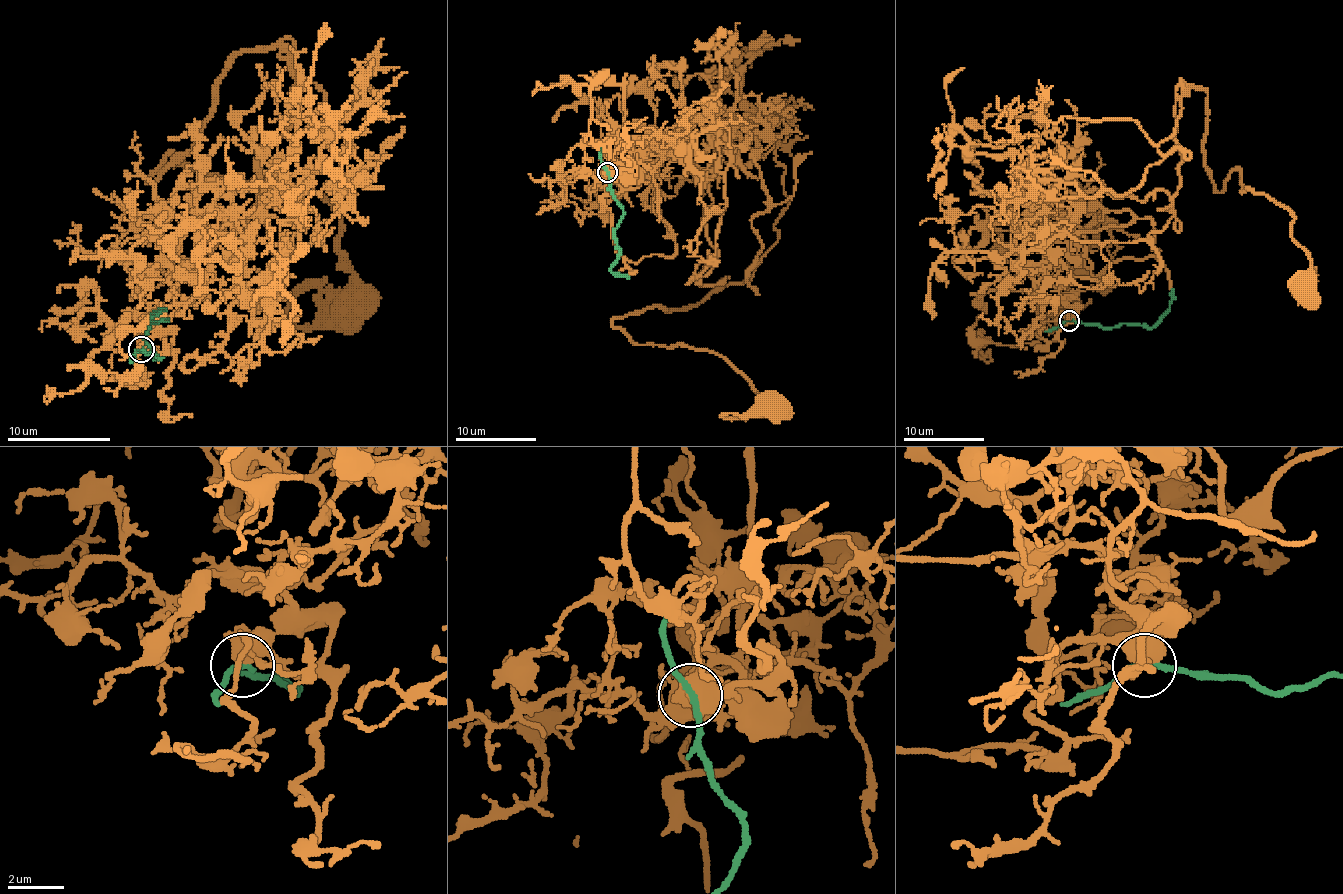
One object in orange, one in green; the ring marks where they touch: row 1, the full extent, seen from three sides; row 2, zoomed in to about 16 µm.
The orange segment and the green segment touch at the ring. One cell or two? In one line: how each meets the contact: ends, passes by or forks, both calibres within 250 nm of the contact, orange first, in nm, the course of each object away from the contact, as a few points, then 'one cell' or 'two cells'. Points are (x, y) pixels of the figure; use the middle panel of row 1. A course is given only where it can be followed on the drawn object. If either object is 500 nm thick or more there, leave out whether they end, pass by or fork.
orange forks | green passes by | 420/190 nm | orange via (607, 172), (693, 148), (713, 168), (697, 282), (727, 278), (613, 320), (721, 355), (767, 403) | green via (607, 172), (611, 194), (623, 210), (623, 218), (615, 230), (619, 254), (611, 270), (615, 274), (627, 274) | one cell

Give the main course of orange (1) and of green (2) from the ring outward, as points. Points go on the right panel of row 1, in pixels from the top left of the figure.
1: (1069, 319), (1065, 182), (1171, 196), (1187, 86), (1217, 192), (1238, 168), (1294, 218), (1300, 285)
2: (1069, 321), (1107, 327), (1127, 323), (1151, 327), (1167, 309), (1171, 289)

